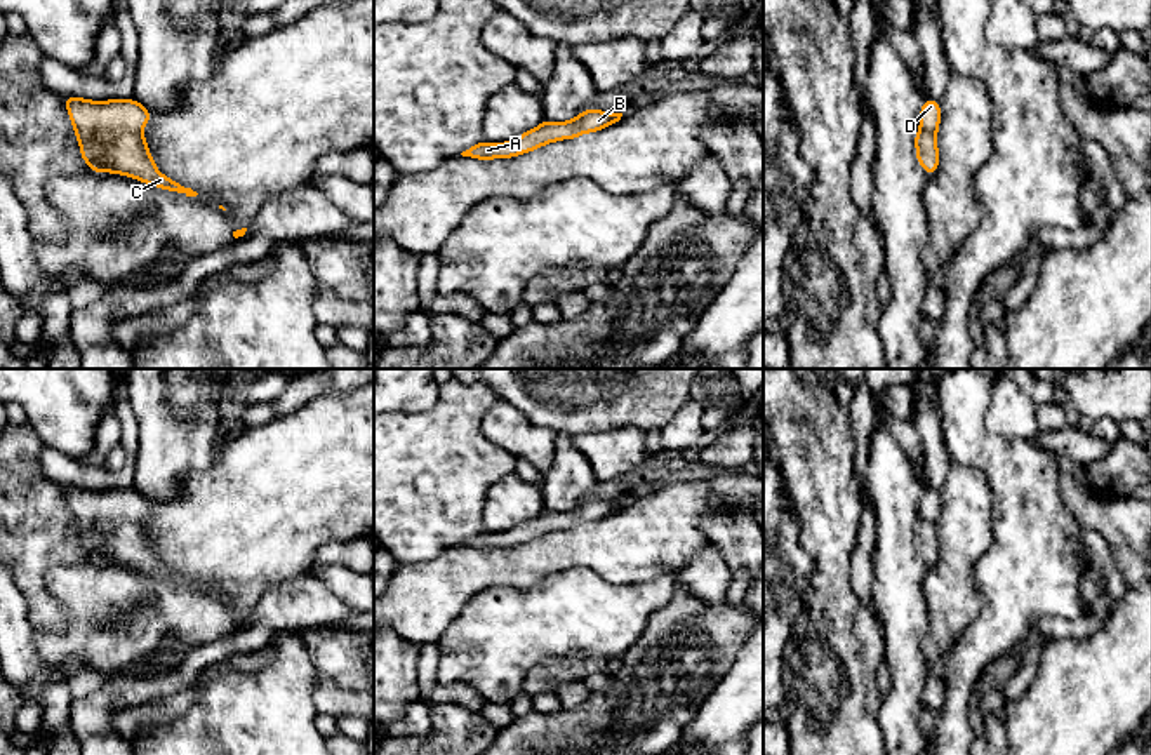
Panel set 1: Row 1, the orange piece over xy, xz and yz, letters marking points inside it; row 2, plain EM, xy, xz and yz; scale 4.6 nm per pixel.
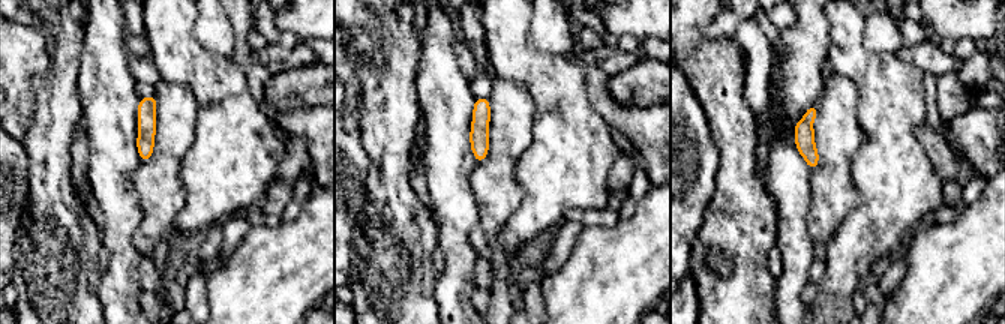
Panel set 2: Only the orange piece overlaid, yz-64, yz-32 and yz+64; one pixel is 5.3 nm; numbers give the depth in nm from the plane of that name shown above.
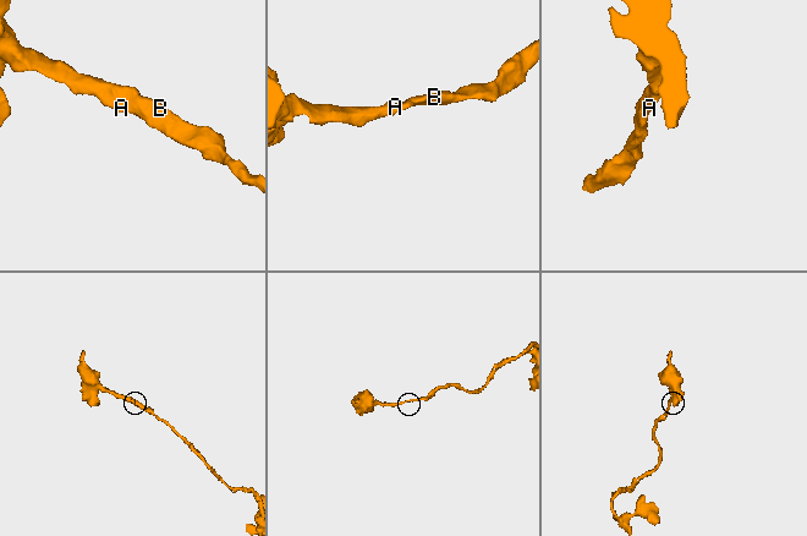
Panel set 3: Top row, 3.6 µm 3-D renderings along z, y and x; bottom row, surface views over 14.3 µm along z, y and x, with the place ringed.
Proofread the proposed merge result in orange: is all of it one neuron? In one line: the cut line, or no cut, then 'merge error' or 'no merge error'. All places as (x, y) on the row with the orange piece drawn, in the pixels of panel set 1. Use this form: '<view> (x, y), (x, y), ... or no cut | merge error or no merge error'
no cut | no merge error

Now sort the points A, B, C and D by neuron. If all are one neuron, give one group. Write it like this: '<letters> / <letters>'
A B C D

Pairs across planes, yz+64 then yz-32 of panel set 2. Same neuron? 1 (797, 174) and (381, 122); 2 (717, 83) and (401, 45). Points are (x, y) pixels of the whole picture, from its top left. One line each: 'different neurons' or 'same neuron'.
1: different neurons
2: same neuron

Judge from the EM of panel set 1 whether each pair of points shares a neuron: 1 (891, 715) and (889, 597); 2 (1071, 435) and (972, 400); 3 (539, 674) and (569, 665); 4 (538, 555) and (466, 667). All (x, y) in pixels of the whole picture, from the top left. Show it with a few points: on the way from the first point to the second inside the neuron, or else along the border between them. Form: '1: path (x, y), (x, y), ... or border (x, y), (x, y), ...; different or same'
1: path (903, 686), (903, 627); same
2: border (1033, 442), (1057, 456); different
3: path (546, 674), (562, 670); same
4: border (553, 574), (527, 588), (489, 587), (475, 595); different

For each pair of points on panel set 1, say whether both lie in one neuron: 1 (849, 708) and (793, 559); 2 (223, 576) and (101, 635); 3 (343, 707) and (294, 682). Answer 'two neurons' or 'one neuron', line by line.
1: two neurons
2: one neuron
3: two neurons

